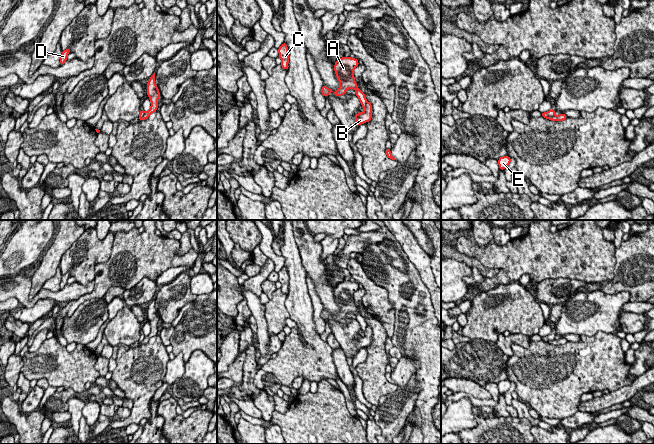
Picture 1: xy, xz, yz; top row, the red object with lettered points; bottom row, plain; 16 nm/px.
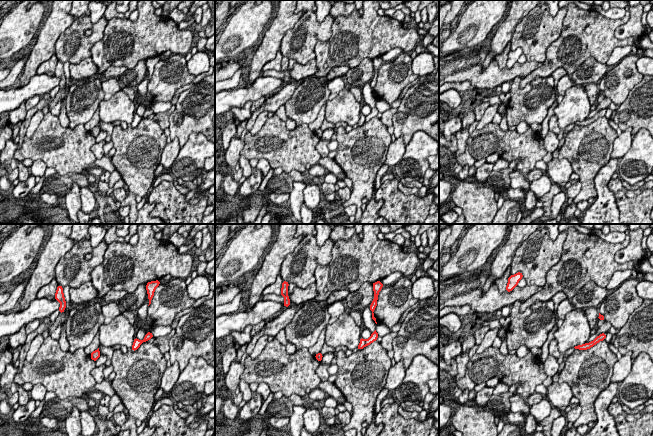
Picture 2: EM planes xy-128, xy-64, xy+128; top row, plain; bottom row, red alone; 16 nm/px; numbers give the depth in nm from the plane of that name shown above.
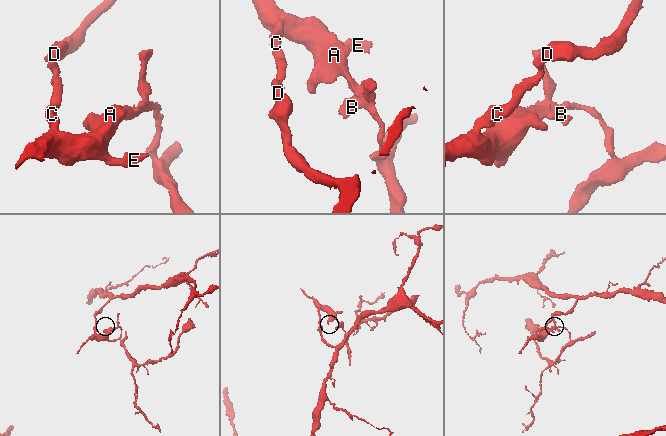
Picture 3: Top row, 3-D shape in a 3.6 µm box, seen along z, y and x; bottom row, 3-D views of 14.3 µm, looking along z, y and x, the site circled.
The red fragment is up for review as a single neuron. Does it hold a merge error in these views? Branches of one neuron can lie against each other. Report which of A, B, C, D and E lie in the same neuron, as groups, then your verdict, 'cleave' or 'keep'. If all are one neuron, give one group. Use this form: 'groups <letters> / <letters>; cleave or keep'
groups A C D E / B; cleave

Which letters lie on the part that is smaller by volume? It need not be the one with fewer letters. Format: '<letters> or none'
B

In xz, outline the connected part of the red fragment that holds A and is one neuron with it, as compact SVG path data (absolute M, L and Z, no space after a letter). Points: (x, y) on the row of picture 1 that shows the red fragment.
M342 57L335 62L334 71L340 87L334 91L335 96L343 96L348 89L354 89L363 108L366 107L367 99L365 94L358 89L354 78L354 69L359 65L356 58Z

